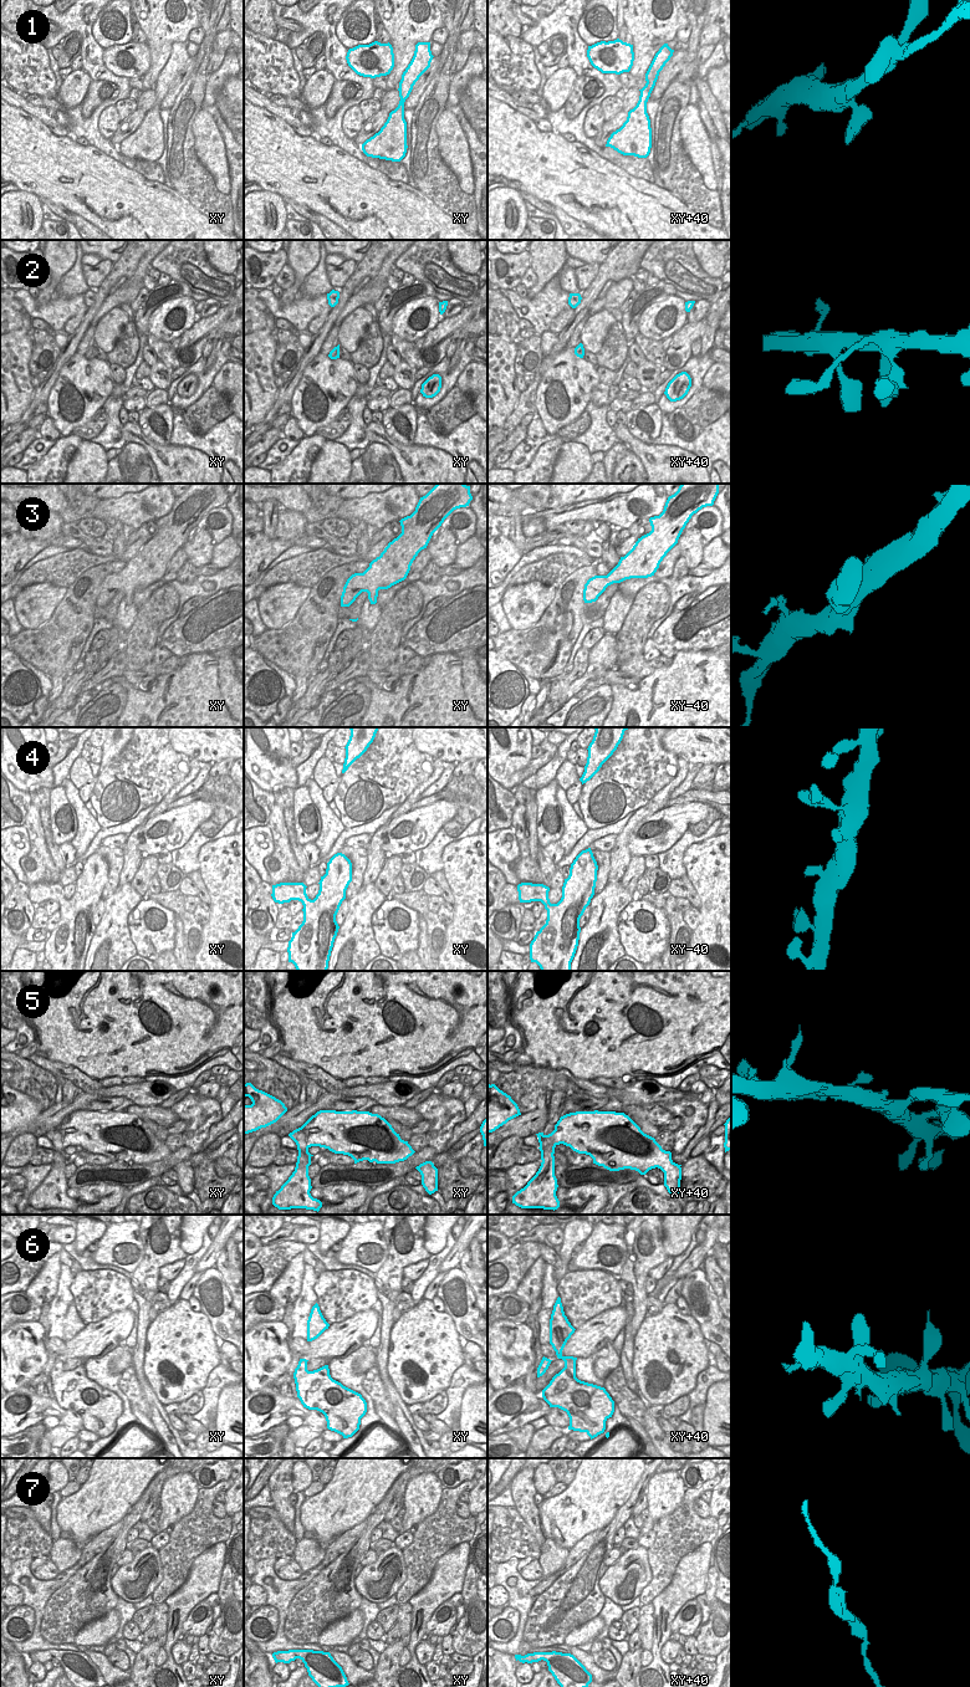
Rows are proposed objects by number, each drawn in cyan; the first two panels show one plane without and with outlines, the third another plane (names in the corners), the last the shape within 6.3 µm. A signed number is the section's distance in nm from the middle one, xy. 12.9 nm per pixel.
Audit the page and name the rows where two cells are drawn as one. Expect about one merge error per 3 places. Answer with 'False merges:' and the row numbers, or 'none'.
False merges: none

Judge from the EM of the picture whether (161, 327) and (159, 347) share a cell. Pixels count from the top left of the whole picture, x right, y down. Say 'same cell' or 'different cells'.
different cells

